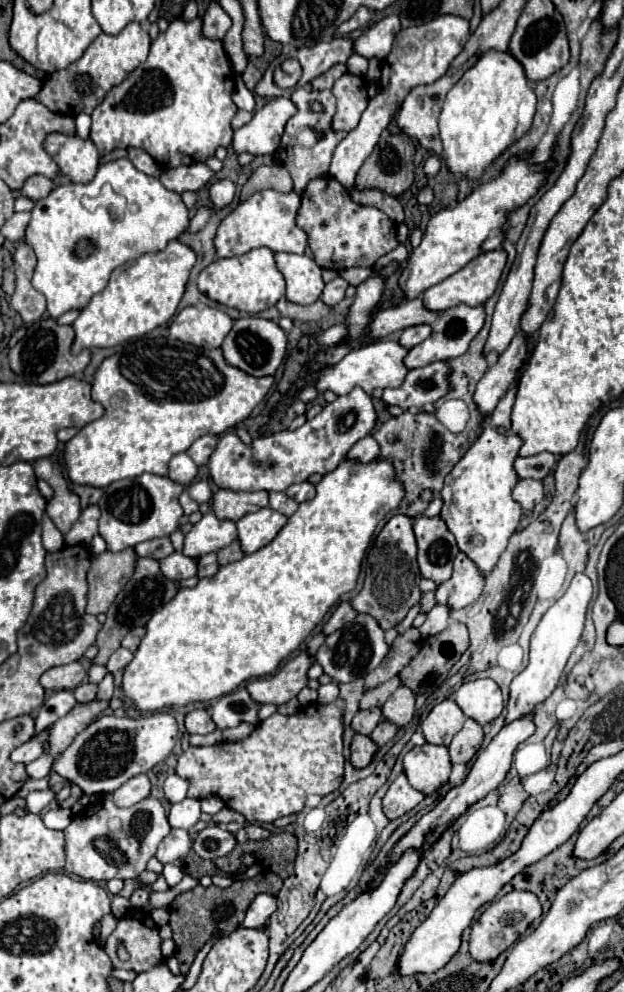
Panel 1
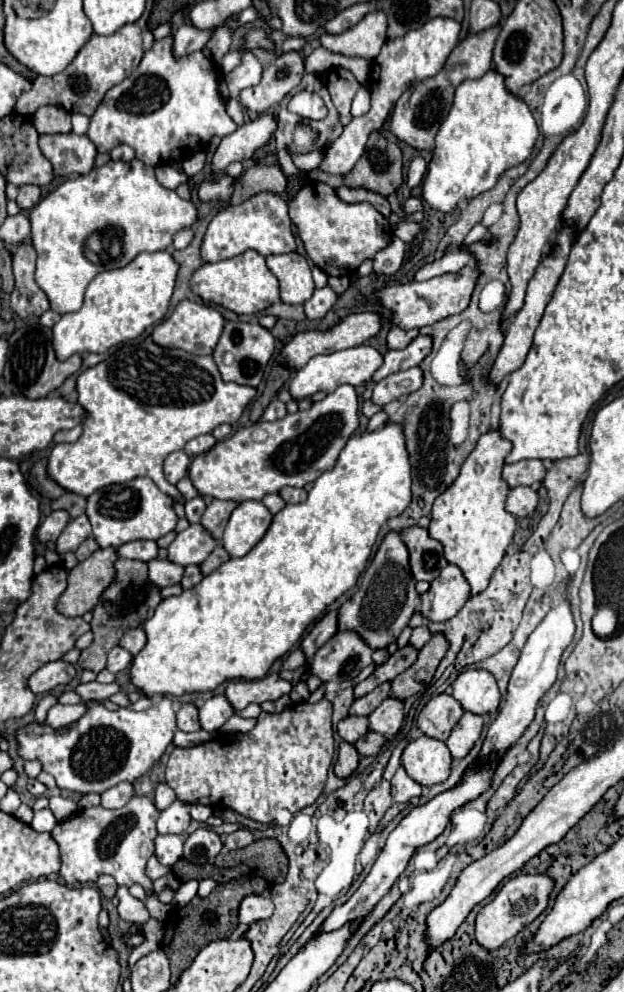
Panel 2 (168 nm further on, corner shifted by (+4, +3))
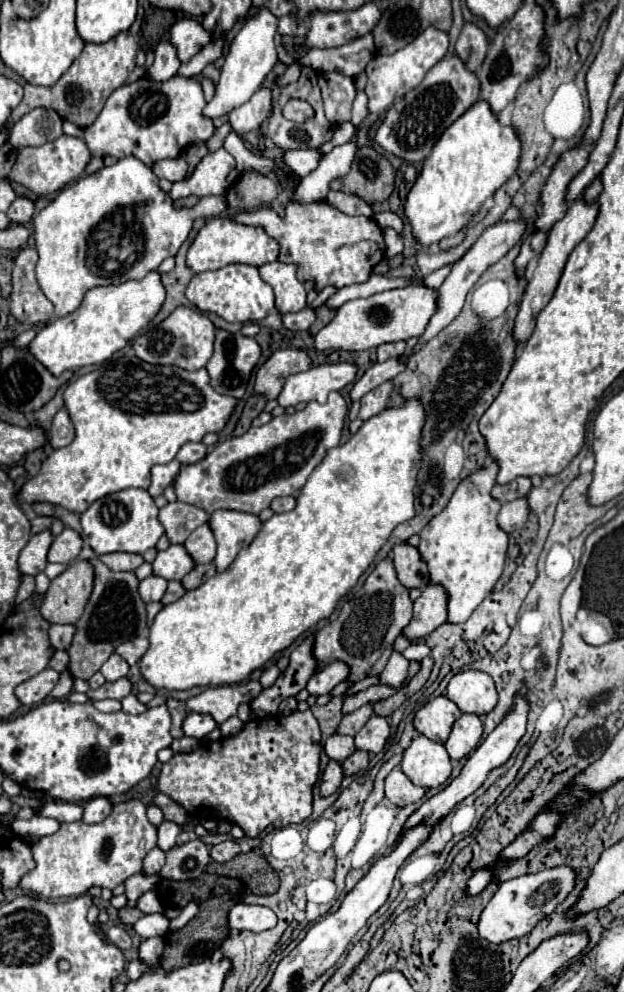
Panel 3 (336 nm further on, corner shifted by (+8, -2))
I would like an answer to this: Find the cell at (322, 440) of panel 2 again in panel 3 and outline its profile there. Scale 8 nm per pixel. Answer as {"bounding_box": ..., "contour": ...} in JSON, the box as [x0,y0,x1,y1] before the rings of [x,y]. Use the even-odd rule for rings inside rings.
{"bounding_box":[174,391,348,515],"contour":[[[332,391],[324,405],[310,401],[302,411],[274,417],[266,425],[250,427],[244,435],[218,443],[202,461],[182,465],[174,481],[178,501],[196,505],[206,513],[234,509],[258,515],[270,507],[272,499],[294,495],[302,489],[326,453],[340,443],[346,415],[348,405],[344,397]]]}

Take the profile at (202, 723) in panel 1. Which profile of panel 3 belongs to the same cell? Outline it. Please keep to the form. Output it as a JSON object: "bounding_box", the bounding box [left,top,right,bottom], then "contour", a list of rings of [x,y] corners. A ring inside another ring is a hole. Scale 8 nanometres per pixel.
{"bounding_box":[166,699,188,739],"contour":[[[168,699],[168,701],[166,701],[166,707],[168,707],[170,715],[172,715],[172,729],[170,729],[170,735],[176,737],[176,739],[178,739],[178,737],[184,737],[184,733],[182,733],[182,723],[184,723],[184,719],[186,719],[186,715],[188,715],[186,705],[184,705],[182,701]]]}

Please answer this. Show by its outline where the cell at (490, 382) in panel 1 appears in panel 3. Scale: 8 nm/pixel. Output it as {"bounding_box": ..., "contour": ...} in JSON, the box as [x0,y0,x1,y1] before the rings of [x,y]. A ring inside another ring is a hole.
{"bounding_box":[514,199,598,345],"contour":[[[578,199],[574,205],[568,207],[566,215],[550,229],[548,233],[548,241],[546,241],[546,247],[542,251],[542,255],[538,257],[536,261],[536,267],[528,279],[528,285],[526,285],[526,291],[524,291],[524,297],[522,297],[522,303],[520,303],[520,311],[516,315],[516,323],[514,323],[514,341],[516,345],[522,345],[526,343],[526,339],[532,335],[534,327],[536,327],[536,315],[548,305],[548,301],[552,299],[554,291],[556,291],[556,285],[558,285],[558,279],[562,275],[562,269],[566,265],[566,259],[570,255],[570,251],[586,237],[586,233],[592,229],[594,221],[596,221],[596,215],[598,215],[598,203],[584,203],[582,199]]]}

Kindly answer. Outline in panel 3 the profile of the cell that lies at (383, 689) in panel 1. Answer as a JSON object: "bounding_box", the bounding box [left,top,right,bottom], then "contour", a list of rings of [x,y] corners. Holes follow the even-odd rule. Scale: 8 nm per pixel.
{"bounding_box":[338,703,374,737],"contour":[[[372,703],[362,705],[362,707],[356,709],[354,713],[348,713],[348,715],[342,717],[340,727],[338,727],[338,733],[342,733],[342,735],[352,735],[352,737],[354,737],[354,735],[366,725],[366,721],[368,721],[372,715],[374,715]]]}

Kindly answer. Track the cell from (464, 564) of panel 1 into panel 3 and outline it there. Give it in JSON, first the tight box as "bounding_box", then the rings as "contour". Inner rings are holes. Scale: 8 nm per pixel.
{"bounding_box":[404,583,448,641],"contour":[[[430,583],[422,595],[414,601],[414,617],[410,625],[404,629],[404,633],[416,641],[420,637],[430,635],[434,629],[438,629],[442,623],[448,619],[448,609],[446,609],[446,589],[442,585]]]}

